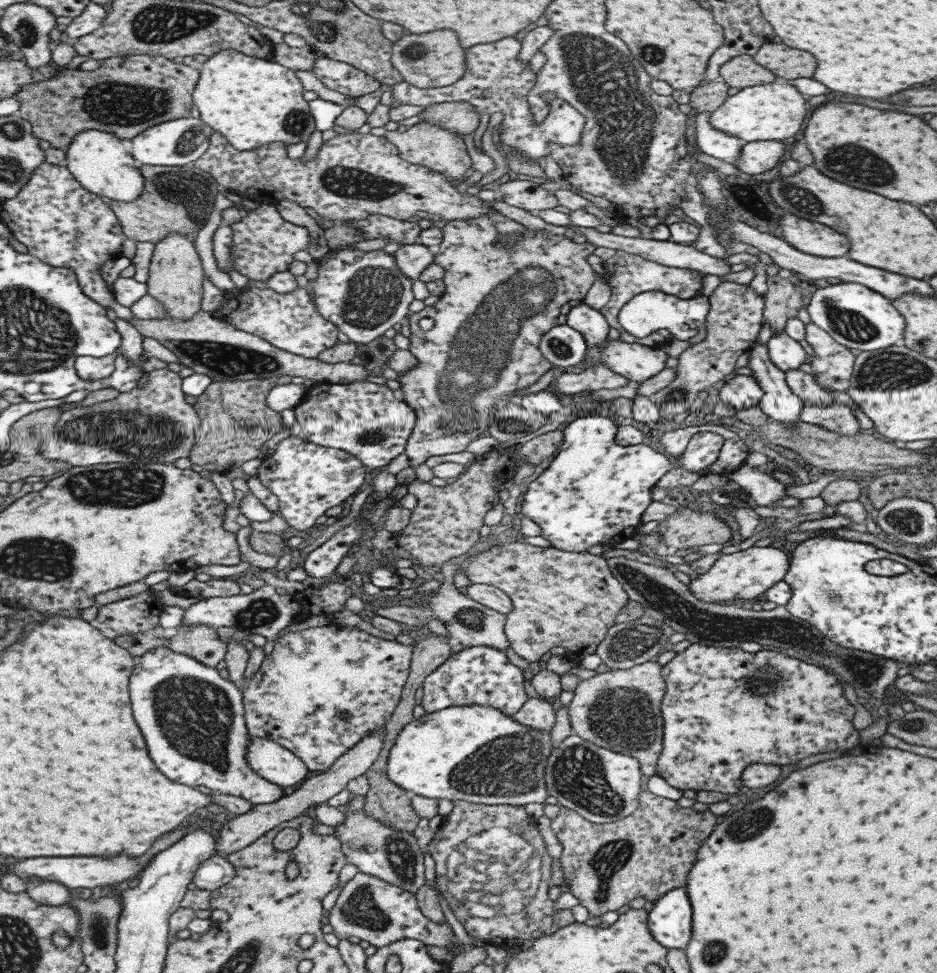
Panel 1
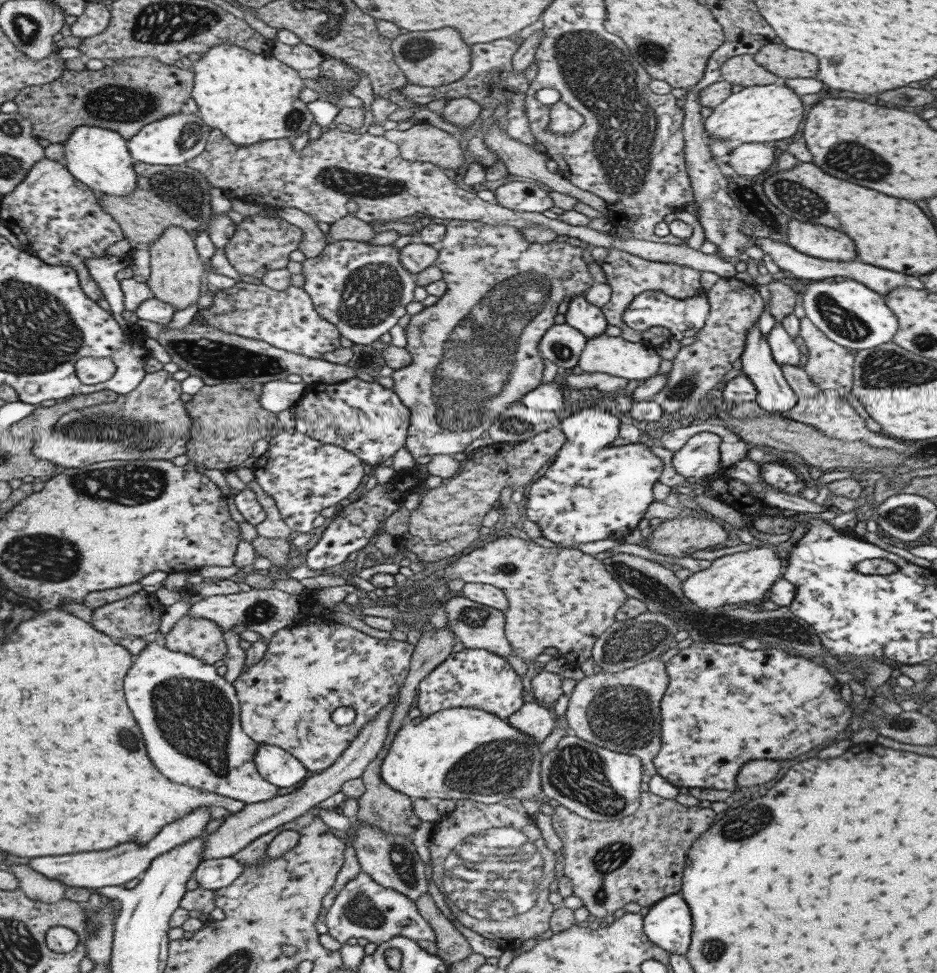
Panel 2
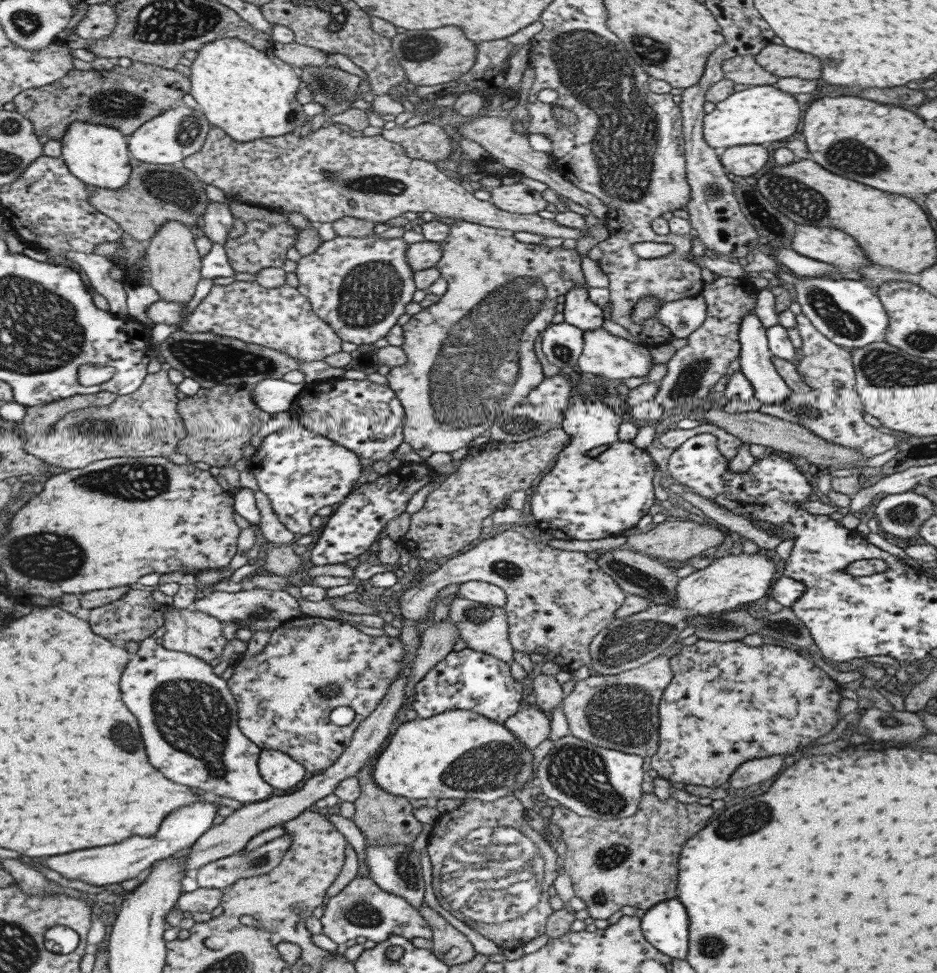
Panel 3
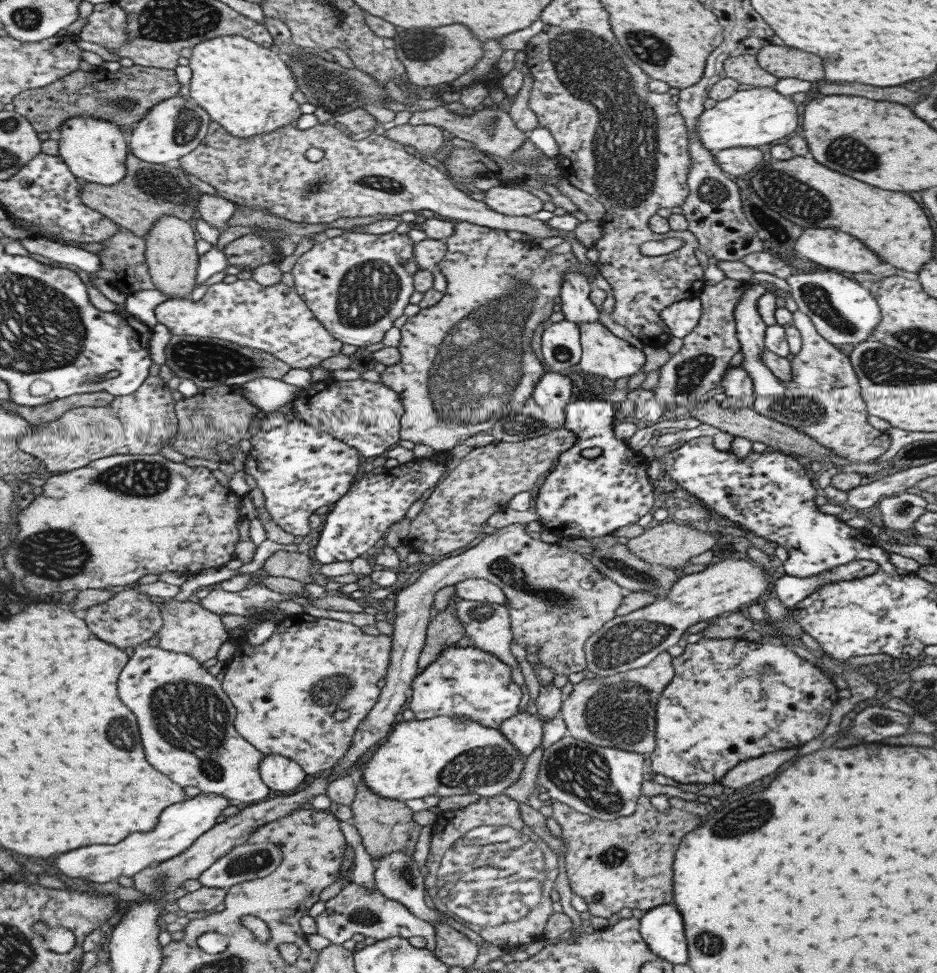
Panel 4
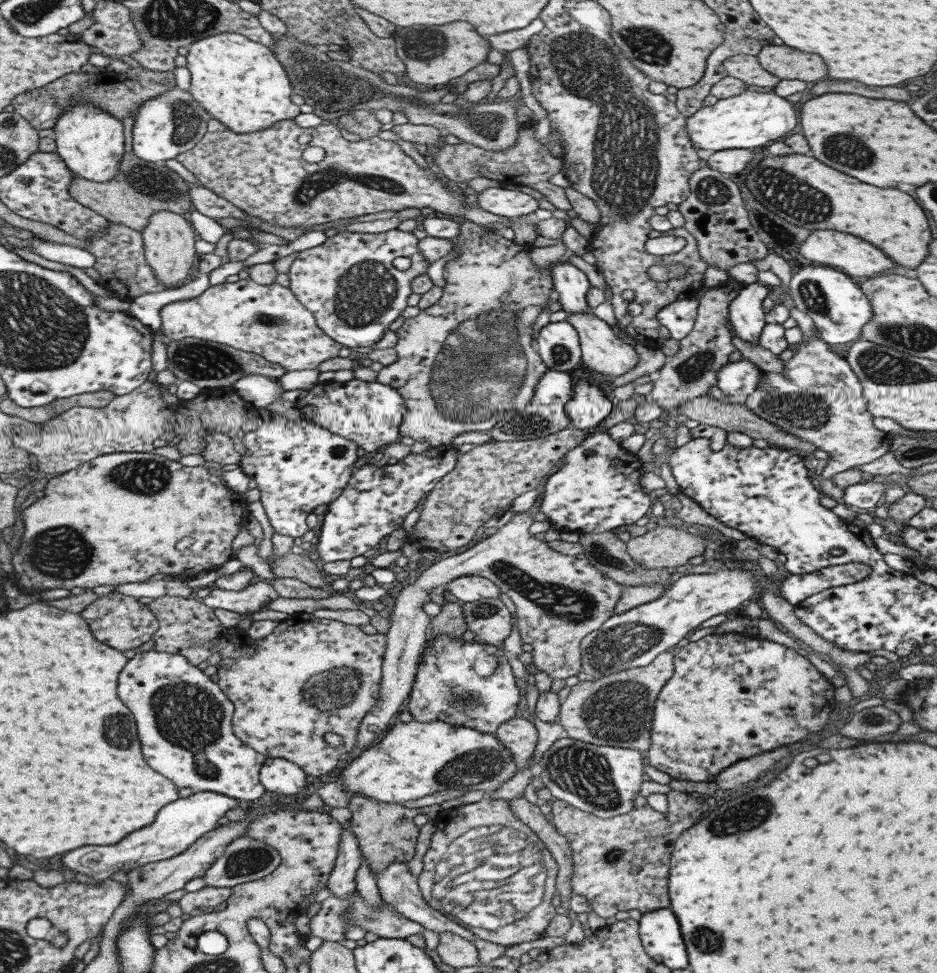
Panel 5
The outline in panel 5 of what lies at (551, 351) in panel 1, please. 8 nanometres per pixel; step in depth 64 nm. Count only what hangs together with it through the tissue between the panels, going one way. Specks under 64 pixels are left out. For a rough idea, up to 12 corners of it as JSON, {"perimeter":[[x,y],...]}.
{"perimeter":[[567,321],[537,332],[537,353],[548,370],[580,364],[580,345]]}

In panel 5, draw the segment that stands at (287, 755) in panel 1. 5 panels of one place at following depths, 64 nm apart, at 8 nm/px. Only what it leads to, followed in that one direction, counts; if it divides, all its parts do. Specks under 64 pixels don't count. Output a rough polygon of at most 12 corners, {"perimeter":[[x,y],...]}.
{"perimeter":[[266,758],[258,770],[267,792],[293,796],[306,774],[284,758]]}

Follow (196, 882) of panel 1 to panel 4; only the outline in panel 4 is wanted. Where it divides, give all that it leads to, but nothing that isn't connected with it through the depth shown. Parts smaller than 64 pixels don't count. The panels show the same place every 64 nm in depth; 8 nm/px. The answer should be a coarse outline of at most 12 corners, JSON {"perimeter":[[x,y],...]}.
{"perimeter":[[247,841],[231,848],[196,880],[227,890],[268,876],[277,845]]}

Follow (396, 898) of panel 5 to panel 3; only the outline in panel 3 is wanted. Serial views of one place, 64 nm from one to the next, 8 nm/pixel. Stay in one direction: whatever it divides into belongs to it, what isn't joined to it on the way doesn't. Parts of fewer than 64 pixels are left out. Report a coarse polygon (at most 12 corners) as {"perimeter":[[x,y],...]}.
{"perimeter":[[369,845],[369,879],[385,893],[422,903],[419,855],[407,845]]}

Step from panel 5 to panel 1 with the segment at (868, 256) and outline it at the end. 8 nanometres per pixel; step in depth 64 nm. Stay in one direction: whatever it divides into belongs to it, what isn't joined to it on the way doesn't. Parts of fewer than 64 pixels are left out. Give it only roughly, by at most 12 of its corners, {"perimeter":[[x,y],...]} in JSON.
{"perimeter":[[786,214],[782,240],[811,256],[846,256],[845,236]]}

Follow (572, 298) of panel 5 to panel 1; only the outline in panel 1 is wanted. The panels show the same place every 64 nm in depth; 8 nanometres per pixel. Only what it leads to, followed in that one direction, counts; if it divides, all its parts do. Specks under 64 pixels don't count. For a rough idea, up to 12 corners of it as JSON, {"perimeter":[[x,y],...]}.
{"perimeter":[[581,301],[566,324],[586,348],[605,342],[610,329],[598,310]]}

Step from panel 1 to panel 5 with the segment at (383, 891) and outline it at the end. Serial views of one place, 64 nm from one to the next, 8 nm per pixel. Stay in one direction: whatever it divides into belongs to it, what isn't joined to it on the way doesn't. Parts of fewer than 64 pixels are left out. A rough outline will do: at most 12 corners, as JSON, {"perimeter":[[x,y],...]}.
{"perimeter":[[357,890],[322,900],[309,935],[340,942],[352,924],[379,938],[421,933],[434,950],[437,933],[407,920],[386,902],[369,908]]}

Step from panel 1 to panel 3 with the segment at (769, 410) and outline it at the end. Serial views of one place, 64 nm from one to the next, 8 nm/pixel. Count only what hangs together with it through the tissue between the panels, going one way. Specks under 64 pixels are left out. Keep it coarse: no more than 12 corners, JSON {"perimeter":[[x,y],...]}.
{"perimeter":[[755,313],[739,323],[739,372],[761,404],[787,402]]}

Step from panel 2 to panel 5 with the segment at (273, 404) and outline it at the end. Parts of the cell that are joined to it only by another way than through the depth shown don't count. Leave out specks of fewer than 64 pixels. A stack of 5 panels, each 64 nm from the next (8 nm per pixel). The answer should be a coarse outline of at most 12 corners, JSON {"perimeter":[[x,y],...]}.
{"perimeter":[[245,376],[231,386],[265,414],[285,392],[276,380]]}

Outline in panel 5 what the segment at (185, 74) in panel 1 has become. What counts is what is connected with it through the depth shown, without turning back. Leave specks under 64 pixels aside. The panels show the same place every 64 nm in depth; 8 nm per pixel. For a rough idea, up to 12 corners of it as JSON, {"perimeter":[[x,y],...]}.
{"perimeter":[[173,71],[69,73],[13,97],[13,112],[51,129],[73,101],[122,120],[169,90]]}

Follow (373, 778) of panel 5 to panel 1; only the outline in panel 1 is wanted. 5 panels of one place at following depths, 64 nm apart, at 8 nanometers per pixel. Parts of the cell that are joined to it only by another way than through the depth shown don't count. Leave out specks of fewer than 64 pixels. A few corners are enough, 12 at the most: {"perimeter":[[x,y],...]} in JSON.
{"perimeter":[[490,706],[411,719],[387,755],[410,795],[543,804],[549,730]]}

